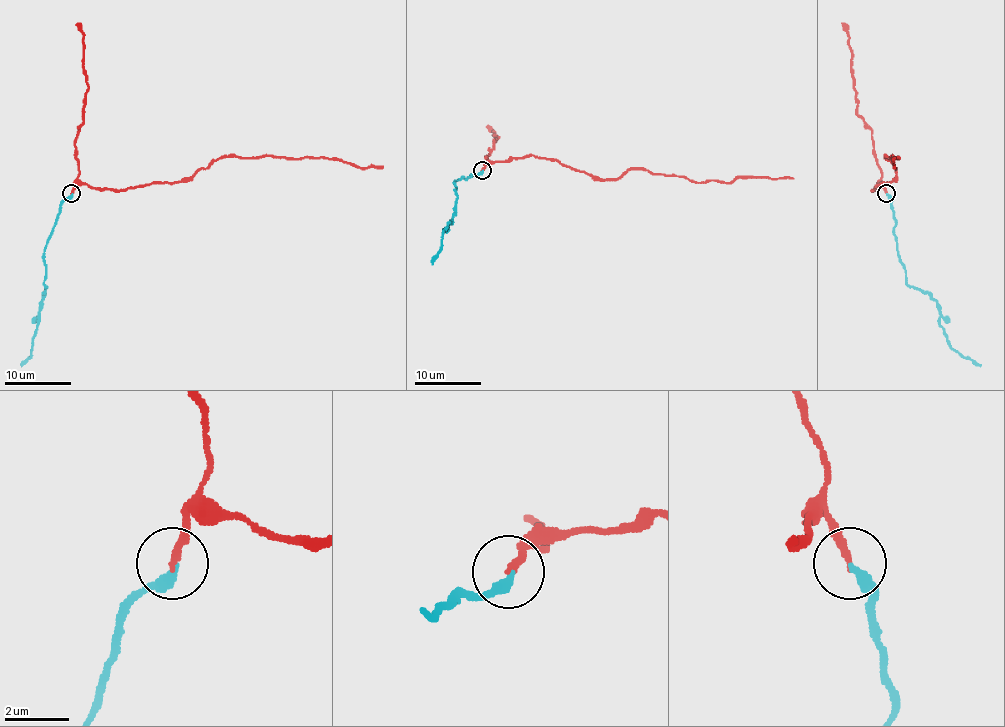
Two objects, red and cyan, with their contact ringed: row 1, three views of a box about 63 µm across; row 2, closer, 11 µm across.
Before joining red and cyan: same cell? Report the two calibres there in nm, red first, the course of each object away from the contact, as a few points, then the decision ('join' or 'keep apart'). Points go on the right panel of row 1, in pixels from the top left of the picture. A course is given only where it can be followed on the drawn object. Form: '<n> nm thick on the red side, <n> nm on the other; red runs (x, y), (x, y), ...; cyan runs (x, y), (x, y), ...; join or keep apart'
220 nm thick on the red side, 320 nm on the other; red runs (886, 194), (879, 184), (871, 190), (896, 175), (886, 157), (899, 157), (894, 165); cyan runs (886, 194), (893, 207), (896, 247), (906, 282), (926, 292), (936, 302), (939, 326), (949, 346), (981, 366); join

